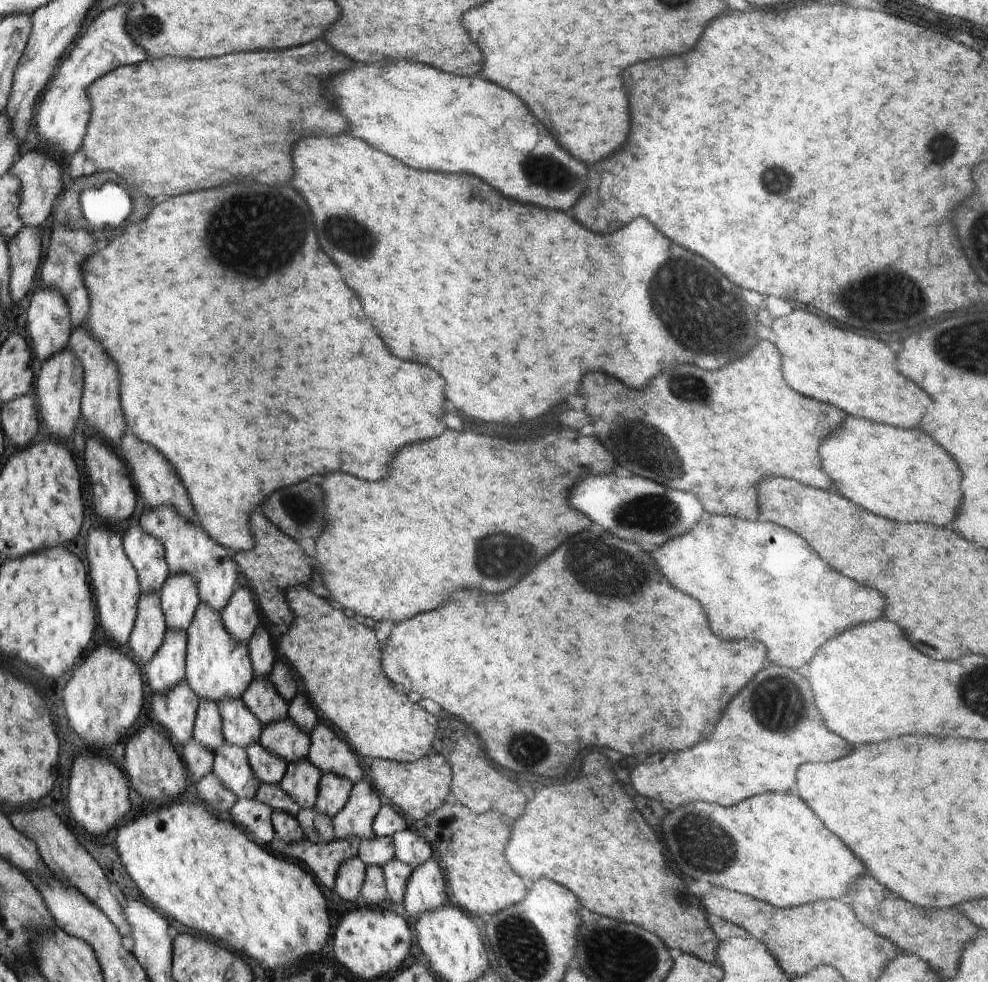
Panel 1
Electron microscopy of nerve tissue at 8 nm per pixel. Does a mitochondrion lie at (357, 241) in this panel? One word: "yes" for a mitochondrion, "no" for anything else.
yes

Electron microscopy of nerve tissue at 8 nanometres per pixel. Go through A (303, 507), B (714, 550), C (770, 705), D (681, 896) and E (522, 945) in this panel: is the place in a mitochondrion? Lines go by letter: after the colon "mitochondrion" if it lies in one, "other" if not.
A: mitochondrion
B: other
C: mitochondrion
D: mitochondrion
E: mitochondrion

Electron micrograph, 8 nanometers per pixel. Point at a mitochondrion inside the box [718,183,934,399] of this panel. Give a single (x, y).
(884, 297)

